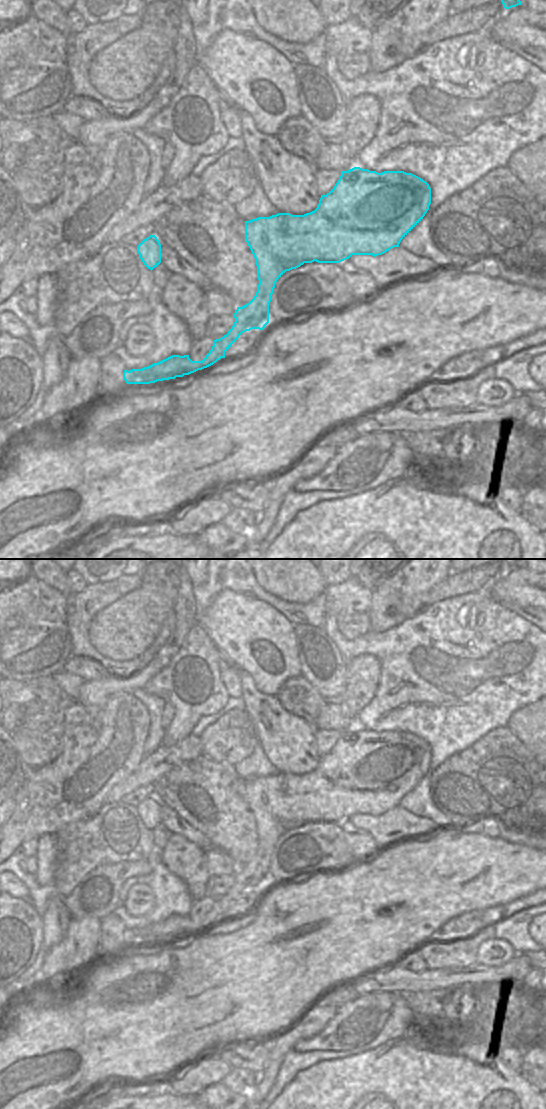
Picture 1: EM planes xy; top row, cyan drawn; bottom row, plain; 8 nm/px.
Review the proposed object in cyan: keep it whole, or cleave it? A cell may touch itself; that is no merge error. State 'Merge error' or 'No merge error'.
Merge error

